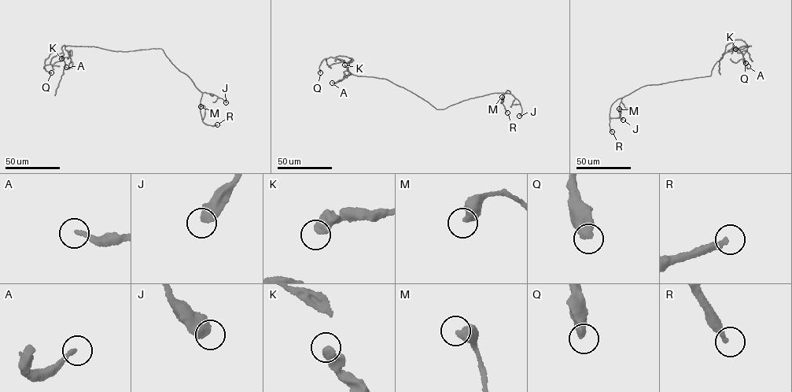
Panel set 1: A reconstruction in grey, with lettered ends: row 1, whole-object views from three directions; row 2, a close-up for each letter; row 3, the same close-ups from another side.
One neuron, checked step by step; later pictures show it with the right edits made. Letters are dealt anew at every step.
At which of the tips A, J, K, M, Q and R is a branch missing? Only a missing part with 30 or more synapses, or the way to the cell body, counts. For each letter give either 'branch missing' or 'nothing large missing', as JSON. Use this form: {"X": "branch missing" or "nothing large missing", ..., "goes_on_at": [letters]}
{"A": "branch missing", "J": "nothing large missing", "K": "nothing large missing", "M": "nothing large missing", "Q": "nothing large missing", "R": "branch missing", "goes_on_at": ["A", "R"]}

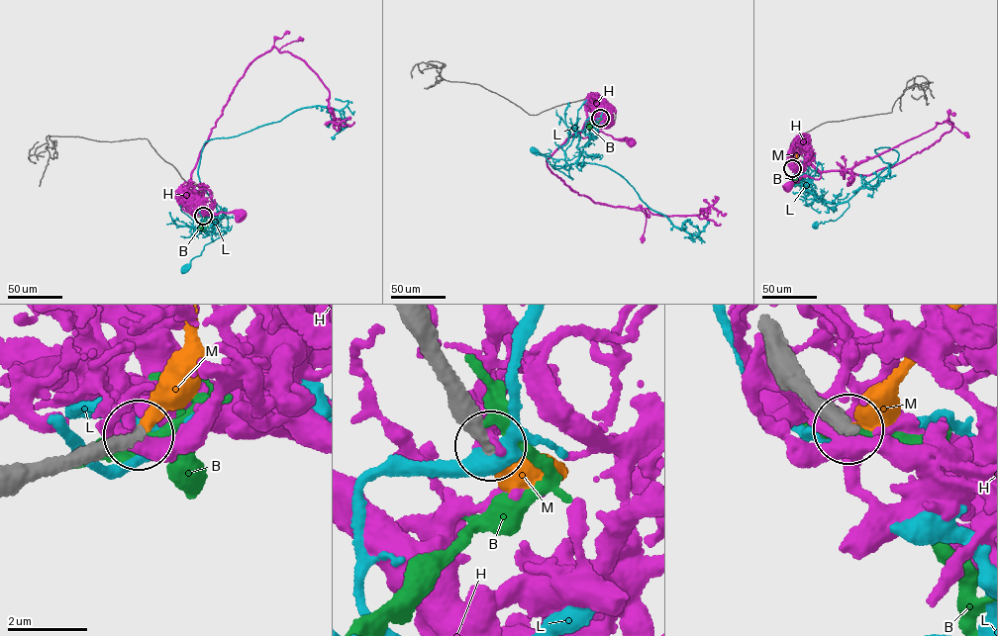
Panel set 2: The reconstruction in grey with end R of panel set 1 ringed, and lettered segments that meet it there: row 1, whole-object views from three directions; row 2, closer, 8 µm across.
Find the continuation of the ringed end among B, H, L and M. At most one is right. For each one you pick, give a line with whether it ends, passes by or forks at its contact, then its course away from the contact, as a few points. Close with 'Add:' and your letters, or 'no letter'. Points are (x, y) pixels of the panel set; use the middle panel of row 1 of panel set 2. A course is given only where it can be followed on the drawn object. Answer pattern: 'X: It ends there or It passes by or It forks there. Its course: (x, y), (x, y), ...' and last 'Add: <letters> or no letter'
M: It ends there
Add: M

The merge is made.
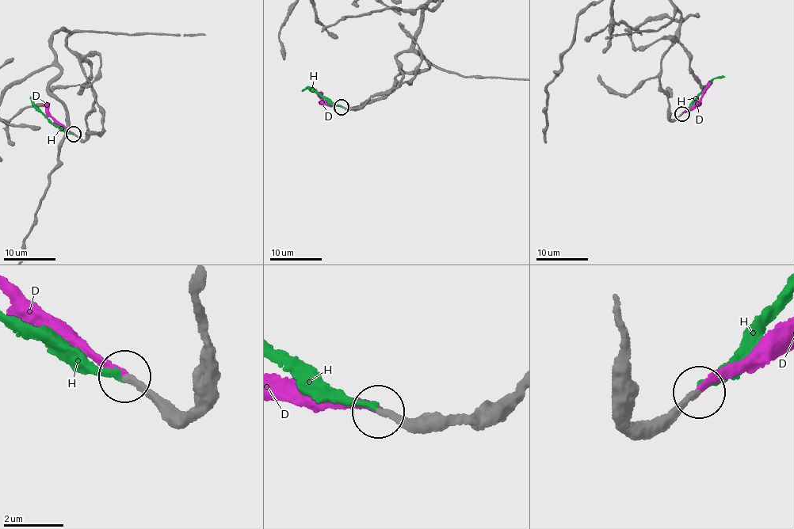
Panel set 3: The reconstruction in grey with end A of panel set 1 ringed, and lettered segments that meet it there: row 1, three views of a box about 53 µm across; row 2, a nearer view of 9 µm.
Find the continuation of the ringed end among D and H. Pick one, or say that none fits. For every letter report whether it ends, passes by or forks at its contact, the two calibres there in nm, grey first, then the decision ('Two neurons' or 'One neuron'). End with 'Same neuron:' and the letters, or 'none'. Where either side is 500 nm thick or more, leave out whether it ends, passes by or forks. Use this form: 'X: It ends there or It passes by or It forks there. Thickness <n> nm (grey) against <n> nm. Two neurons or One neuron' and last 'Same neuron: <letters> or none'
D: It ends there. Thickness 220 nm (grey) against 190 nm. One neuron
H: It ends there. Thickness 220 nm (grey) against 180 nm. Two neurons
Same neuron: D

